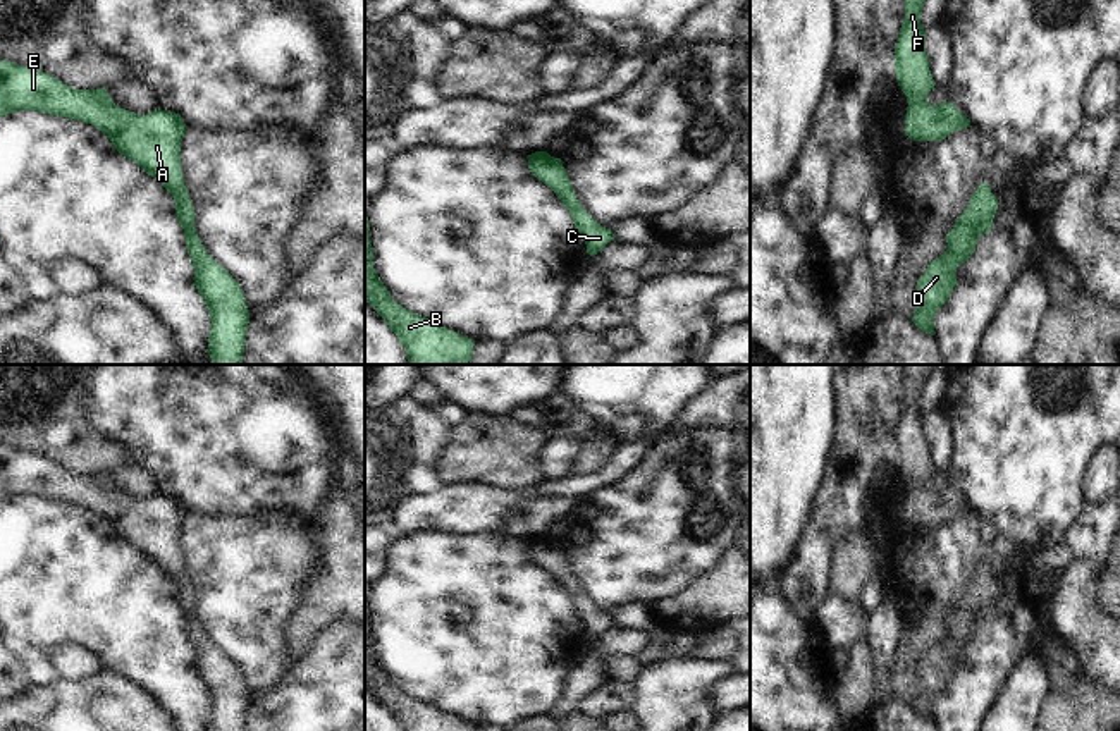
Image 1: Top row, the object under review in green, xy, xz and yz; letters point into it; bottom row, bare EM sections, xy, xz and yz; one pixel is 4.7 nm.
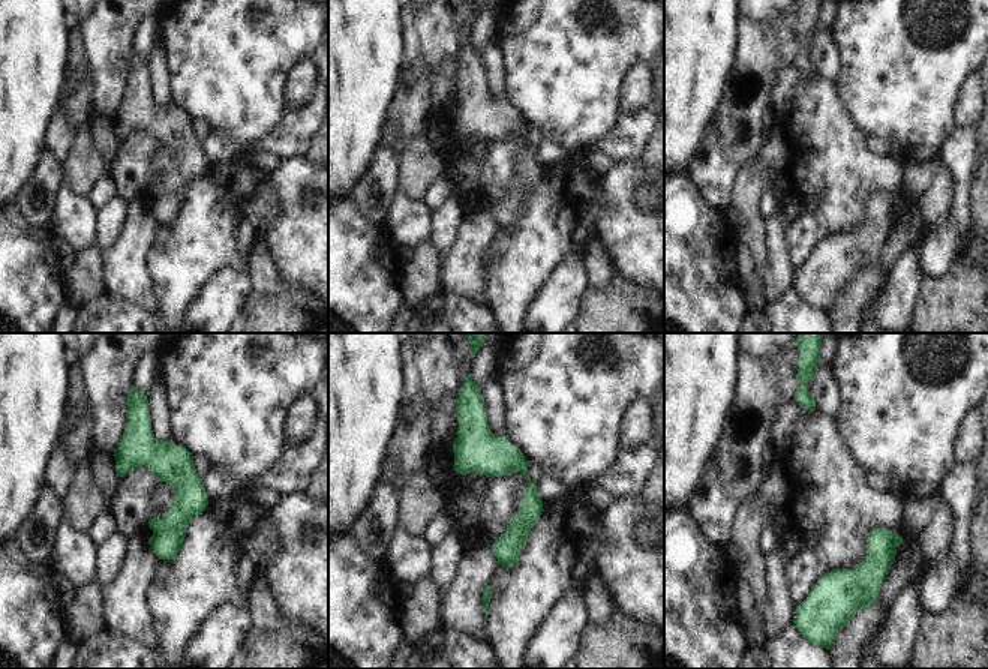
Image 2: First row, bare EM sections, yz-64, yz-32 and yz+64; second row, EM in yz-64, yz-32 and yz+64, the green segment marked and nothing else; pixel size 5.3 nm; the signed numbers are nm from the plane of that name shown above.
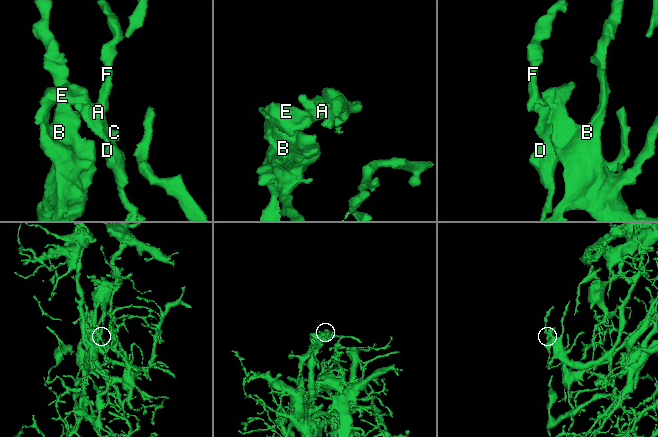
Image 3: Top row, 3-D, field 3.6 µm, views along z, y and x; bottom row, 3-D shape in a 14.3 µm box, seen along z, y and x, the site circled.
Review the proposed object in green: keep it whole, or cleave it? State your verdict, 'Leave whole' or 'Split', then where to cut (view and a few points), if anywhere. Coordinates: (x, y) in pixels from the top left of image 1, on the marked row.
Leave whole. No split.

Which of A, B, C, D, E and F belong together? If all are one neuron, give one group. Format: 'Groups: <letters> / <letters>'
Groups: A B C D E F.

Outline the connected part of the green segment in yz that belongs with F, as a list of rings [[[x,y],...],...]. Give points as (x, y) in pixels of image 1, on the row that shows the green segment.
[[[905,0],[905,19],[900,28],[898,43],[895,46],[895,74],[898,86],[907,96],[905,134],[914,141],[941,141],[958,129],[972,127],[967,115],[957,110],[951,101],[929,105],[927,95],[936,86],[929,71],[929,57],[926,53],[926,31],[920,24],[924,0]]]

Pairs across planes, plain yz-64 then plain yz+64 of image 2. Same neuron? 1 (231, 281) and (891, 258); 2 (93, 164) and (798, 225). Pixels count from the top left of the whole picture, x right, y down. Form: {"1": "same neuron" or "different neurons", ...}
{"1": "different neurons", "2": "different neurons"}

